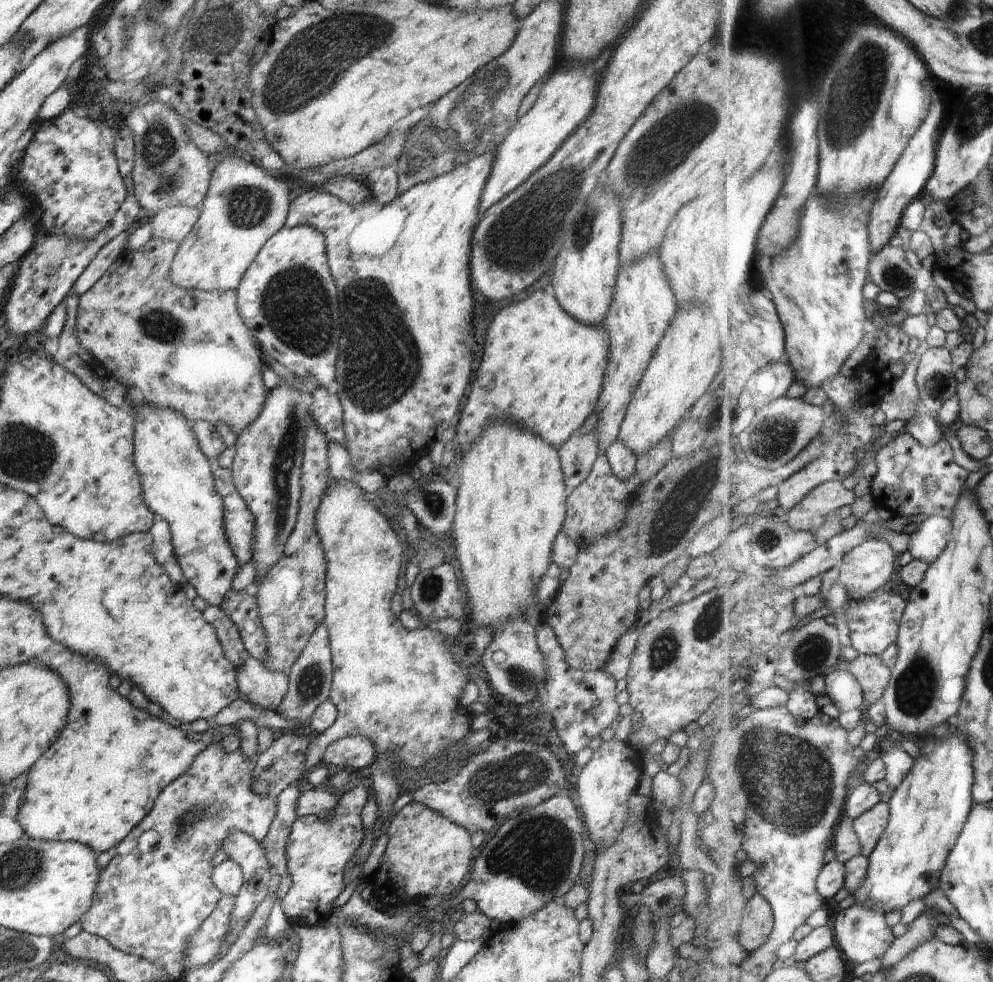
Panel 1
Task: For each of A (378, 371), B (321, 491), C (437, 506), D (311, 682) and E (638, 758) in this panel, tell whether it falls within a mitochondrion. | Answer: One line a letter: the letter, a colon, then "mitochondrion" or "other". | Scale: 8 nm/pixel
A: mitochondrion
B: other
C: mitochondrion
D: mitochondrion
E: other

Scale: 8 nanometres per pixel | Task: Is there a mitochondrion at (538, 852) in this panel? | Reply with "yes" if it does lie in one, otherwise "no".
yes

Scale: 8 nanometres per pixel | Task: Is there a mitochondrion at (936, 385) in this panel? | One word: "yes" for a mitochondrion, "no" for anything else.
yes

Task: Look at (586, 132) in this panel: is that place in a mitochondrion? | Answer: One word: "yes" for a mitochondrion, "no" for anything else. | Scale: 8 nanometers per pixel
no

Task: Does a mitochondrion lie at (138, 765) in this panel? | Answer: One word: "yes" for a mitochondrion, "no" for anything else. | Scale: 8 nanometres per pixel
yes

